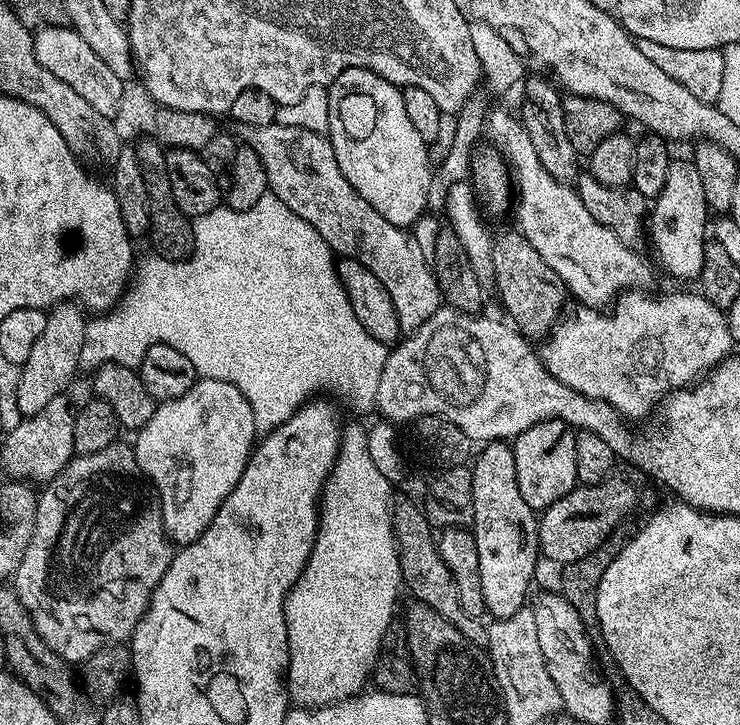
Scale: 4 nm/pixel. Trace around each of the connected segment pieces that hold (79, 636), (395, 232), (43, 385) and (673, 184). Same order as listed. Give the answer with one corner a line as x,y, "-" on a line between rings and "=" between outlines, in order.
117,442
106,446
106,450
98,450
85,456
73,455
67,466
53,480
49,480
47,484
43,485
36,502
34,534
30,538
30,546
26,546
26,554
22,554
22,562
14,577
14,587
16,593
20,595
22,606
26,606
26,610
30,614
38,634
46,642
46,646
50,646
50,650
54,650
54,654
58,654
69,664
79,666
86,658
90,658
90,654
94,654
98,650
120,646
131,641
132,631
136,629
142,614
148,608
150,598
154,594
158,582
162,582
173,555
174,545
169,540
168,533
164,531
162,506
156,489
152,487
144,471
138,466
135,447
131,443
=
277,123
244,128
243,143
262,158
262,166
266,166
266,178
271,195
277,196
294,214
306,218
318,234
322,234
324,241
332,248
333,253
349,260
359,260
360,264
386,286
390,294
390,302
394,302
394,310
398,313
398,326
401,333
411,334
422,326
442,306
440,287
436,281
436,274
432,271
429,253
415,240
411,231
394,226
346,182
346,174
338,166
338,158
332,149
331,139
327,135
312,133
310,130
300,129
298,126
280,125
=
65,302
48,312
46,330
42,330
38,342
30,350
30,358
19,365
21,378
17,386
17,406
22,416
33,416
46,402
61,395
64,387
76,376
76,368
81,367
82,342
88,329
86,312
79,303
=
673,159
668,171
668,184
662,186
662,194
658,194
655,200
651,201
646,232
649,237
652,235
652,248
656,251
657,262
670,275
677,276
680,280
695,281
704,261
706,205
702,194
702,178
698,178
695,164
684,160

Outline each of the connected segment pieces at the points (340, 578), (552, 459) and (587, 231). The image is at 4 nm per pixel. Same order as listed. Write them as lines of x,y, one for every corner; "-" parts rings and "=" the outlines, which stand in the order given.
360,424
343,425
340,433
340,449
336,455
334,466
328,472
328,481
324,484
324,491
320,494
318,501
318,511
320,521
316,531
316,541
314,550
294,586
288,591
288,596
284,600
284,617
286,618
286,638
288,639
288,671
286,673
286,691
289,701
293,705
301,708
324,708
327,704
336,704
339,700
349,700
351,696
363,693
370,677
373,675
376,660
380,656
380,647
384,645
384,635
389,626
394,623
392,616
396,612
396,595
402,592
402,581
400,578
400,549
396,547
396,535
392,525
392,501
393,485
388,479
382,476
374,461
370,458
370,448
367,446
367,436
369,429
=
543,420
530,426
521,436
515,437
512,444
514,470
518,490
522,490
522,498
526,498
526,506
534,510
549,508
554,502
558,502
558,498
566,498
570,490
578,487
575,445
576,432
572,425
561,420
=
493,107
490,128
492,126
493,138
504,143
506,163
514,177
515,227
528,239
530,246
538,250
542,262
558,274
565,289
571,295
573,292
581,305
591,308
611,305
621,292
647,289
652,280
647,262
632,252
636,250
623,244
614,230
602,226
602,222
591,216
571,183
558,181
546,171
534,150
534,142
530,142
530,134
513,116
504,108

